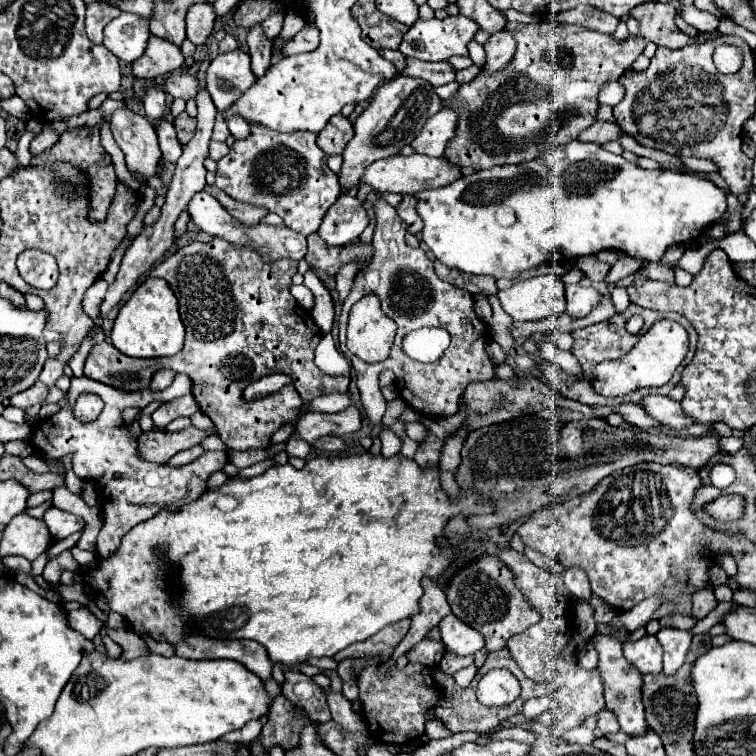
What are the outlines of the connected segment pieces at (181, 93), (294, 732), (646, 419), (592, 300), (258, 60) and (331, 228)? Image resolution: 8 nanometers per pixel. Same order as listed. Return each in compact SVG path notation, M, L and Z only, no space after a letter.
M172 73L166 79L166 93L170 93L172 97L192 99L198 93L198 81L190 73Z
M278 695L274 699L268 713L268 723L260 733L260 743L266 753L270 753L270 749L274 747L288 751L300 743L302 721L296 715L292 717L292 705L294 703L290 703L284 695Z
M625 403L612 408L618 411L630 425L634 425L641 429L664 429L664 427L660 427L658 421L652 421L652 417L648 416L645 411L637 405Z
M580 283L566 285L566 301L572 317L586 317L598 305L600 293L594 287L582 287Z
M254 25L254 29L248 29L246 43L248 43L250 57L252 57L252 71L256 77L262 77L266 73L266 69L270 67L272 41L264 35L262 25Z
M340 195L338 201L328 209L318 235L334 247L354 243L362 231L368 227L370 219L358 197Z

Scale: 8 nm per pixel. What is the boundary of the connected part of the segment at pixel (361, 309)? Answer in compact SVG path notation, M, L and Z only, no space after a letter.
M374 293L358 301L348 319L348 349L362 361L384 361L396 335L396 323L380 309Z

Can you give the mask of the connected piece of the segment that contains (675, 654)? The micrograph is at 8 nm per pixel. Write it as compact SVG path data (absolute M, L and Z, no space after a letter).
M664 627L664 629L660 629L660 633L656 637L658 637L660 645L664 647L664 671L662 673L672 675L686 661L686 653L688 653L692 635L688 631Z

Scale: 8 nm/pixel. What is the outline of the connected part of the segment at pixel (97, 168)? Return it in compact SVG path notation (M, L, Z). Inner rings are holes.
M84 127L84 129L68 129L60 135L58 143L52 145L50 149L42 151L40 155L34 155L30 161L30 167L42 167L42 165L54 165L54 161L66 161L82 169L88 177L88 187L90 187L90 209L88 209L88 219L90 221L104 221L108 207L112 203L112 197L116 193L116 175L114 175L114 165L110 155L104 151L100 145L100 129L98 127Z

